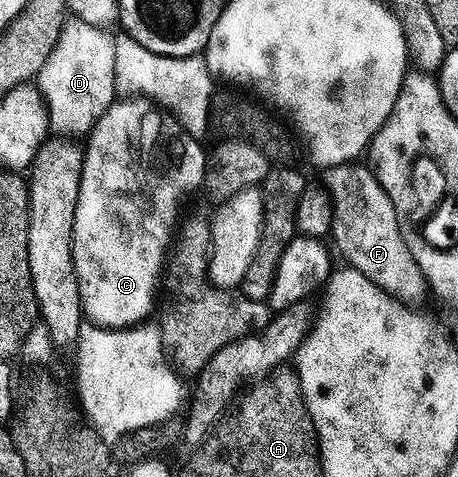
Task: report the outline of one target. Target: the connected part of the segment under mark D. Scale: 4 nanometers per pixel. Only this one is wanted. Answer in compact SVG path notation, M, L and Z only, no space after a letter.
M49 52L47 61L38 70L38 90L48 108L51 132L64 139L79 138L79 133L89 134L106 110L117 104L115 65L108 61L108 53L60 53L54 57Z

